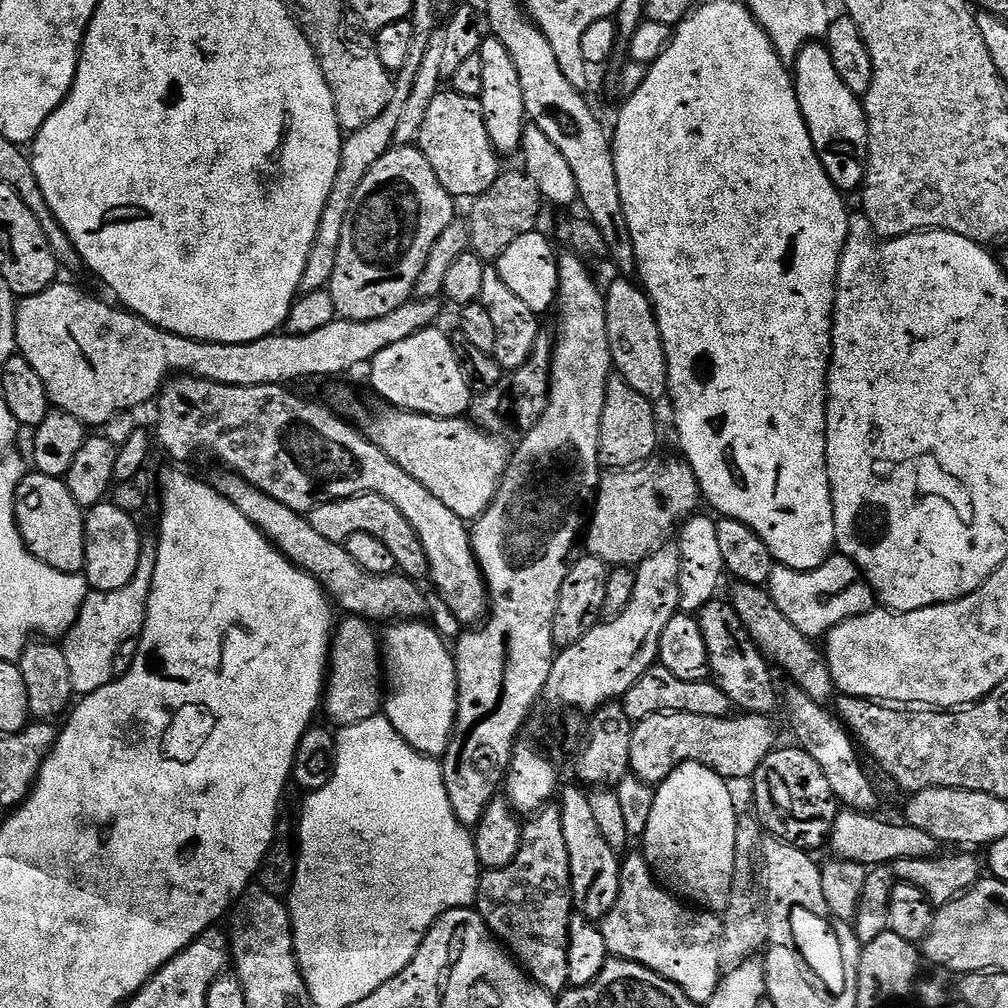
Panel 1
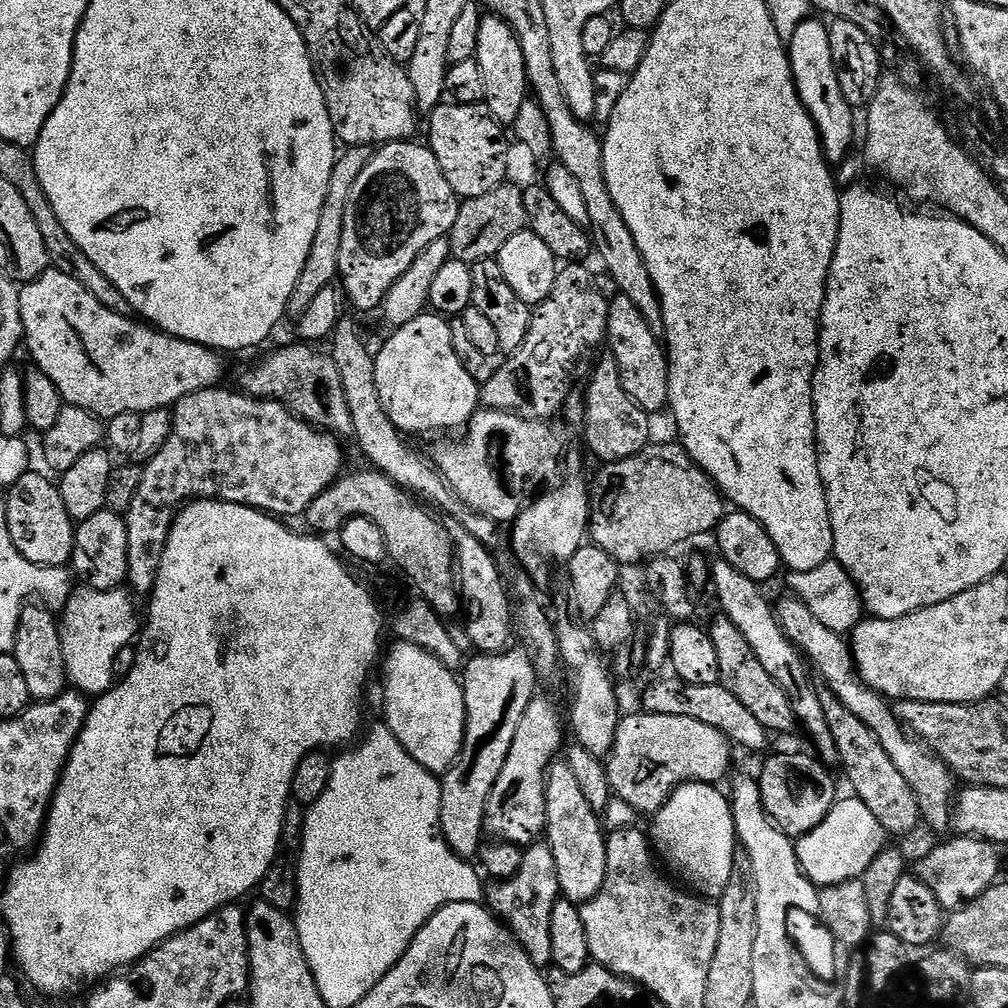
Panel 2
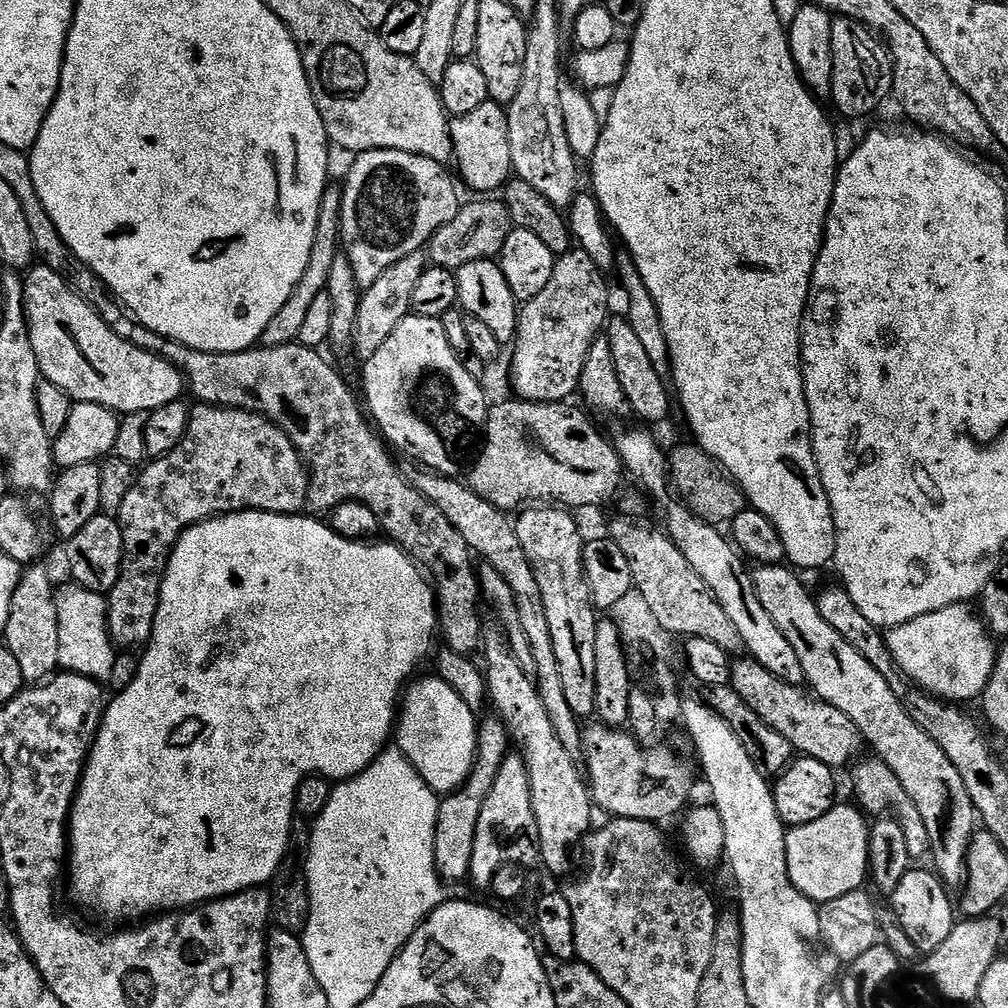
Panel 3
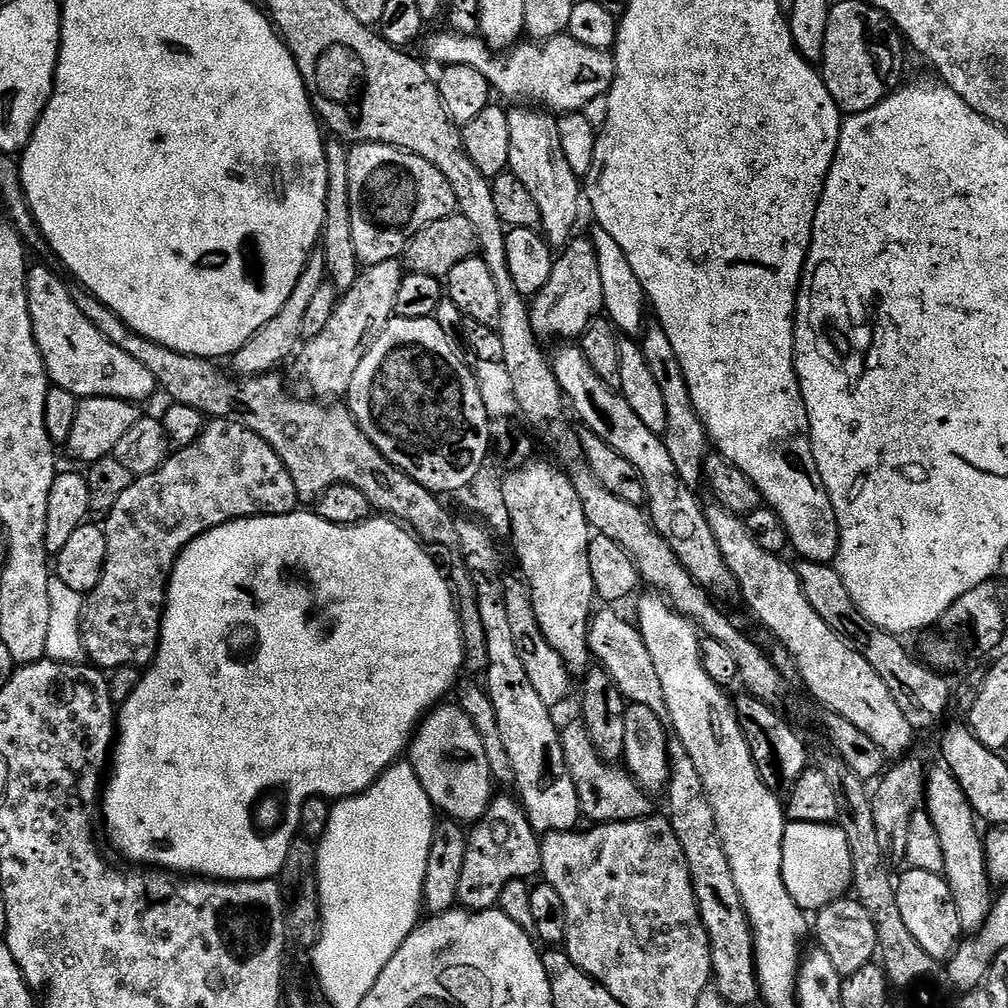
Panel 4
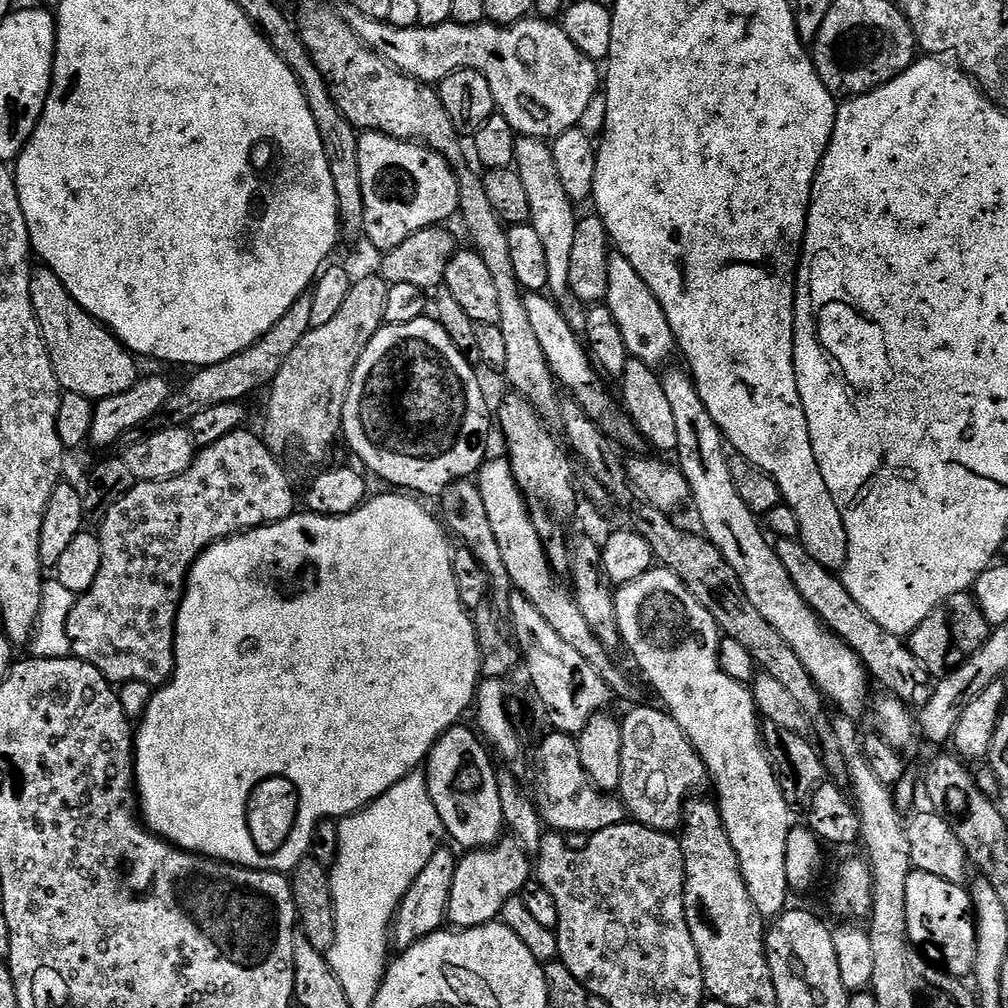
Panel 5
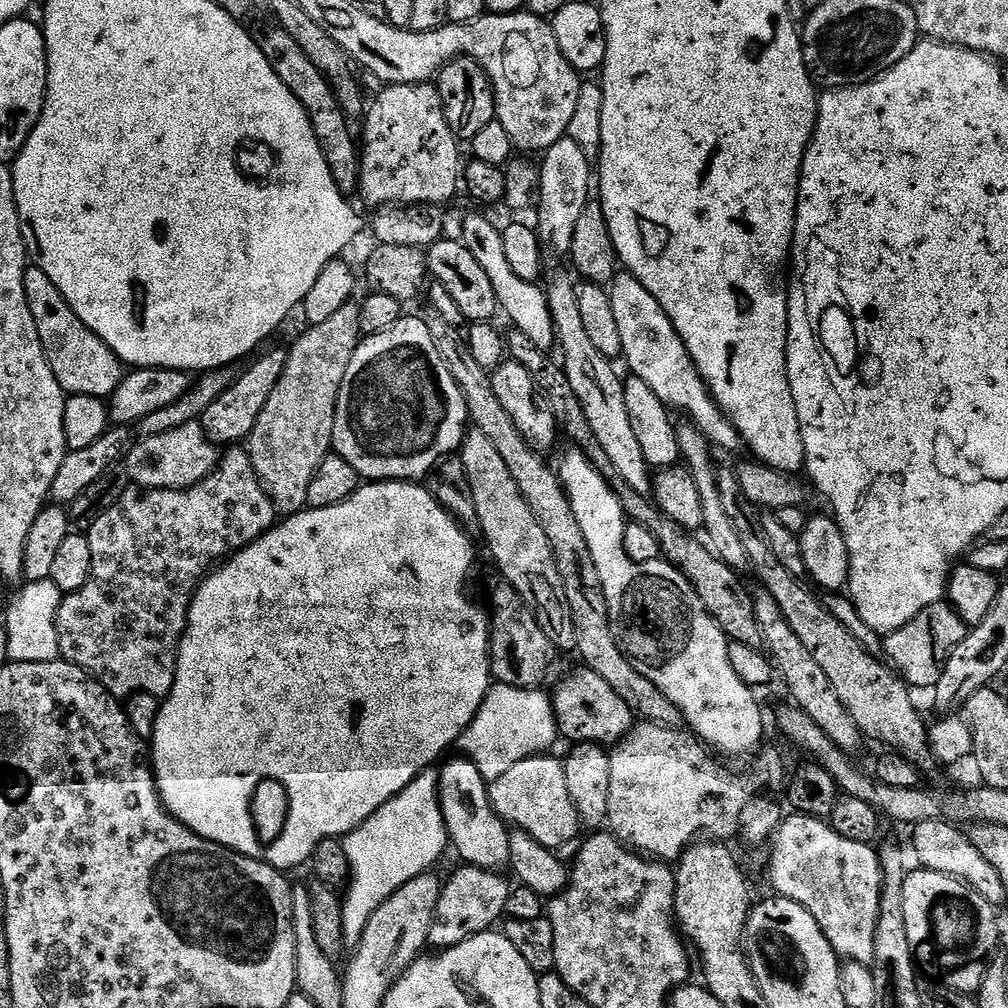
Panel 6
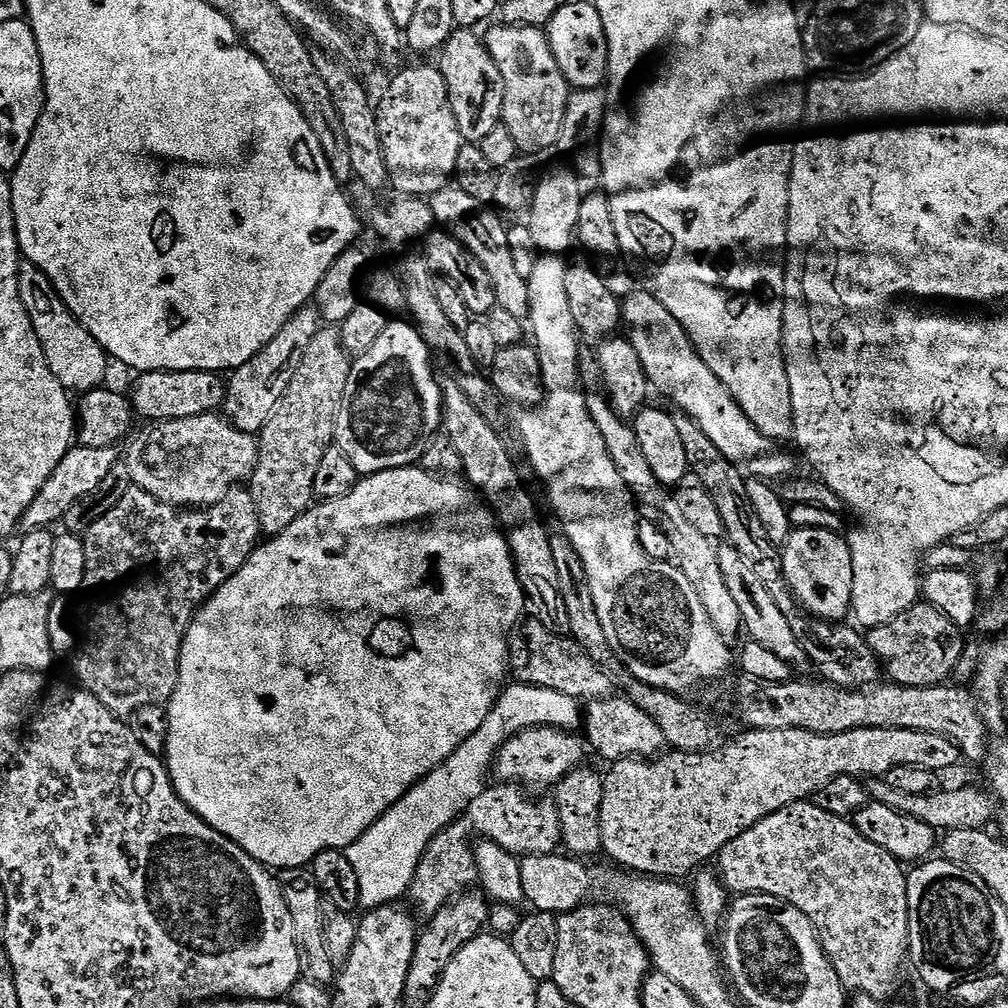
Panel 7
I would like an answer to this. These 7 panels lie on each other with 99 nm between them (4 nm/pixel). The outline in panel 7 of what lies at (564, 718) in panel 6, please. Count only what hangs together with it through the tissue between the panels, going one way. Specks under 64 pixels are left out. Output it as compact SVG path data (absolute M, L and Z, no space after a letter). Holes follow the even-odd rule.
M613 694L607 700L591 701L582 716L582 732L587 747L591 751L593 748L607 762L655 758L666 748L662 729L656 725L654 718L650 718L650 714L645 714L643 710L638 710L632 700L620 694Z

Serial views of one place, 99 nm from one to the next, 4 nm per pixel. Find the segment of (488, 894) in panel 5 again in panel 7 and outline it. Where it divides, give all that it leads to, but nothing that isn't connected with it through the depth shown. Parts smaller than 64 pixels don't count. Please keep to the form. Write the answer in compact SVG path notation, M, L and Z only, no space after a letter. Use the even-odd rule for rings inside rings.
M469 890L430 917L425 923L428 925L425 928L423 925L416 941L410 974L406 978L405 1001L423 1002L436 991L442 974L446 966L450 966L454 954L458 954L462 946L466 946L489 927L489 909L490 901L483 891Z

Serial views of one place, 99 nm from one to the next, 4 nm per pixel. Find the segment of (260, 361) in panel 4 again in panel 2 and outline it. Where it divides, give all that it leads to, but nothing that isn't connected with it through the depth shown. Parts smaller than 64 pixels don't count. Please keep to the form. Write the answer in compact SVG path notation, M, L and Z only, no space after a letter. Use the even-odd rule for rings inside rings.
M348 146L336 157L334 170L330 170L330 186L326 186L326 202L322 202L322 218L318 218L318 230L314 234L314 242L310 242L310 254L306 254L306 266L302 266L302 274L296 283L294 294L290 294L290 302L286 313L289 321L295 322L306 314L306 310L314 302L314 297L337 283L340 267L338 254L342 250L342 230L346 226L346 206L350 202L350 194L354 190L354 182L358 182L358 174L366 170L366 162L372 157L373 149L368 146Z

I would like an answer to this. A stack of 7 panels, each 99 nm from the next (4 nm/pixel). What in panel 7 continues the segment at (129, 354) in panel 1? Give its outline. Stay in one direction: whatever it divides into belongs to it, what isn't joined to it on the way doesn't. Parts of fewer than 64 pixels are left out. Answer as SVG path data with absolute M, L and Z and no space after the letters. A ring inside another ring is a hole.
M21 263L18 274L18 294L22 298L22 306L26 306L26 314L30 314L30 326L34 326L34 334L38 334L38 342L42 342L42 354L46 358L46 366L50 366L50 374L62 382L69 393L83 394L101 387L108 376L110 357L104 347L96 341L80 324L78 317L62 302L62 298L52 289L52 283L38 270L38 266Z

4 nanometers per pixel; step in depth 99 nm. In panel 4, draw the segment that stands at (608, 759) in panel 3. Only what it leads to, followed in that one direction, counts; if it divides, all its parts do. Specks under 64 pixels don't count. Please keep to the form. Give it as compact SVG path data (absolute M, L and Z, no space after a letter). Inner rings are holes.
M576 718L568 725L563 725L560 741L566 754L566 766L570 766L570 774L578 790L578 802L585 821L617 824L627 820L642 820L646 816L653 815L653 797L642 791L636 779L628 773L627 767L613 766L600 757L583 719Z

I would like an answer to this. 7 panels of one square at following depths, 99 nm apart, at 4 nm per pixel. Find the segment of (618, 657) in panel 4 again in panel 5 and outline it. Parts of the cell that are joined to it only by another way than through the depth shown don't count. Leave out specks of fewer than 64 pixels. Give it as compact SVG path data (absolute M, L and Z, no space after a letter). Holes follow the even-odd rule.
M507 458L485 459L478 473L478 483L482 503L486 506L486 515L490 518L490 527L494 530L513 589L521 592L526 598L530 598L530 602L534 602L534 606L538 606L542 618L546 618L546 622L550 622L550 626L554 626L554 631L598 670L601 678L607 682L609 688L619 699L620 697L626 700L636 699L640 694L639 688L634 684L629 684L623 672L612 663L611 656L613 655L609 649L605 648L597 638L594 630L590 630L590 626L586 626L586 618L582 618L582 610L578 610L571 587L565 581L564 584L560 581L563 579L548 560L544 540L541 539L534 526L528 501L524 499L524 494L520 491L518 482L512 473L512 461Z

